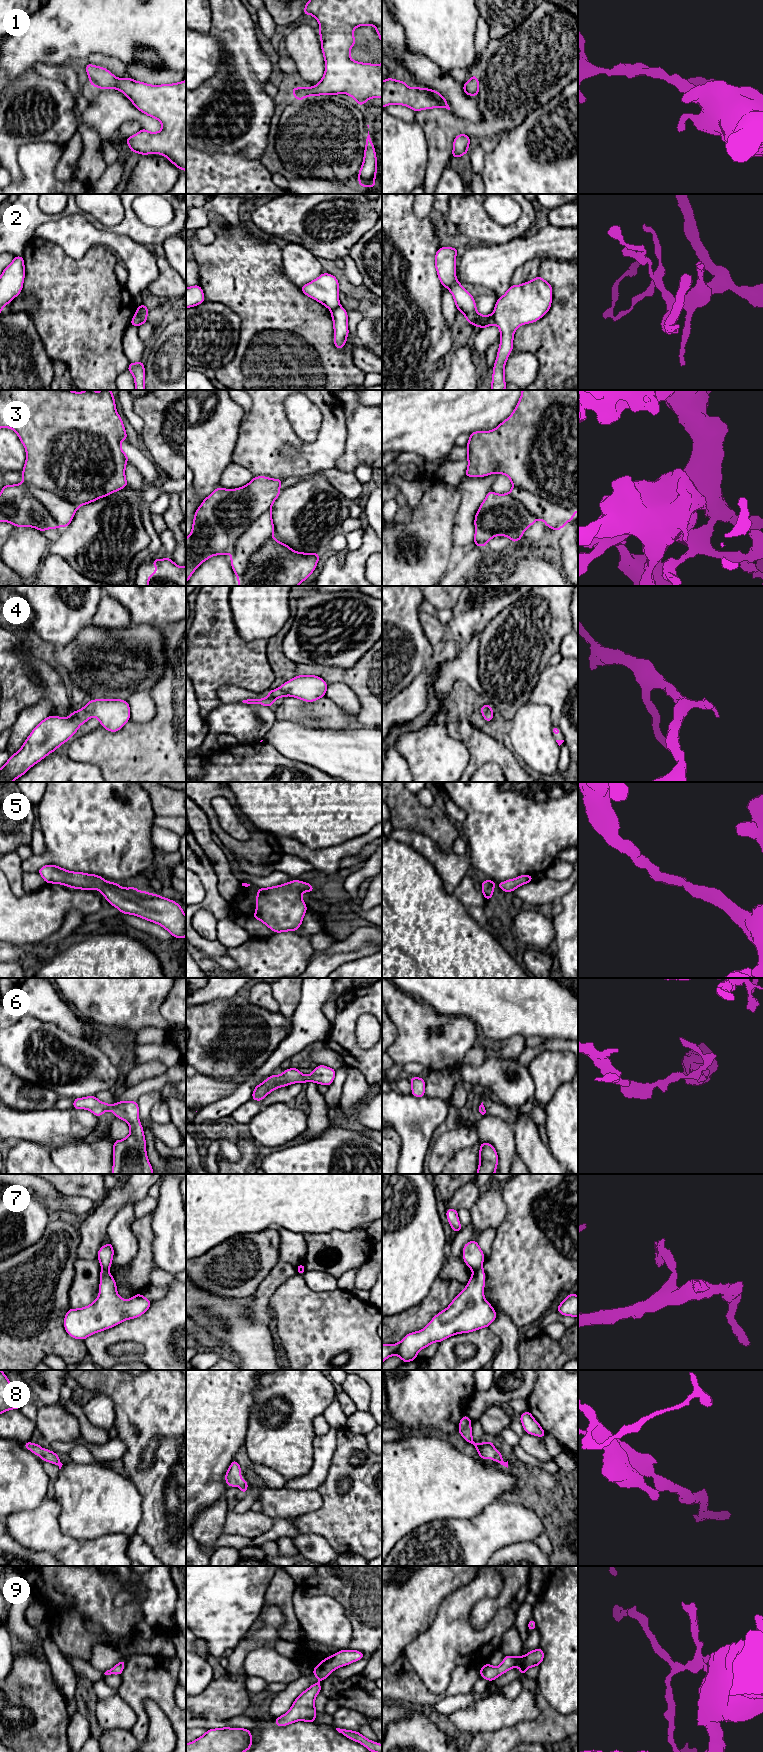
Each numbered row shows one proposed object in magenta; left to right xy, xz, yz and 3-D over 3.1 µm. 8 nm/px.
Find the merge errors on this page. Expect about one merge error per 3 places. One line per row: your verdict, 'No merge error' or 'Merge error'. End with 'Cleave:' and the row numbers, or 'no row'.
1: No merge error
2: Merge error
3: No merge error
4: No merge error
5: No merge error
6: No merge error
7: Merge error
8: No merge error
9: No merge error
Cleave: 2, 7

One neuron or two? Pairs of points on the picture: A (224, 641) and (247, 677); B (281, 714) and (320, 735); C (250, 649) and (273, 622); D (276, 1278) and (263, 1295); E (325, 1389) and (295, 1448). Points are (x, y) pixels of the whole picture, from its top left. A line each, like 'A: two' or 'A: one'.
A: one
B: two
C: two
D: one
E: one

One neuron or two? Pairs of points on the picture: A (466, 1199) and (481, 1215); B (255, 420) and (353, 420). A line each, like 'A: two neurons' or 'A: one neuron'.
A: two neurons
B: two neurons

